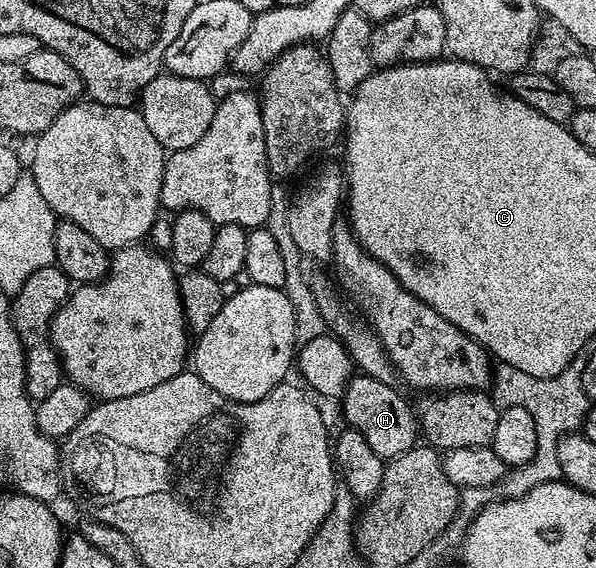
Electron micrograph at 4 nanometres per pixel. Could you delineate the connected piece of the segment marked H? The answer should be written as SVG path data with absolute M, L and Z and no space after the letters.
M363 375L353 376L344 389L342 398L342 417L347 428L356 429L370 445L370 449L383 459L400 457L413 448L418 441L418 417L404 402L399 388L378 383Z

